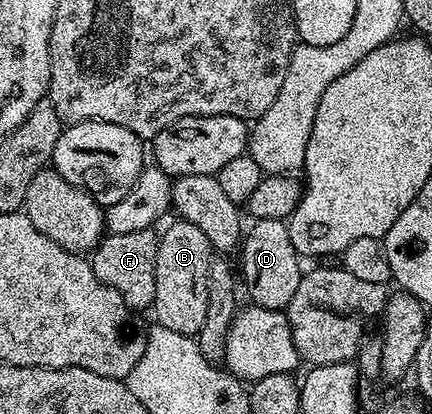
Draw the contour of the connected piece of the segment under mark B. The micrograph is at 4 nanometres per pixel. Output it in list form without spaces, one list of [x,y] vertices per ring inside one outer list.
[[[176,221],[160,232],[155,257],[155,301],[151,308],[156,326],[197,337],[207,312],[207,279],[211,248],[203,229]]]

